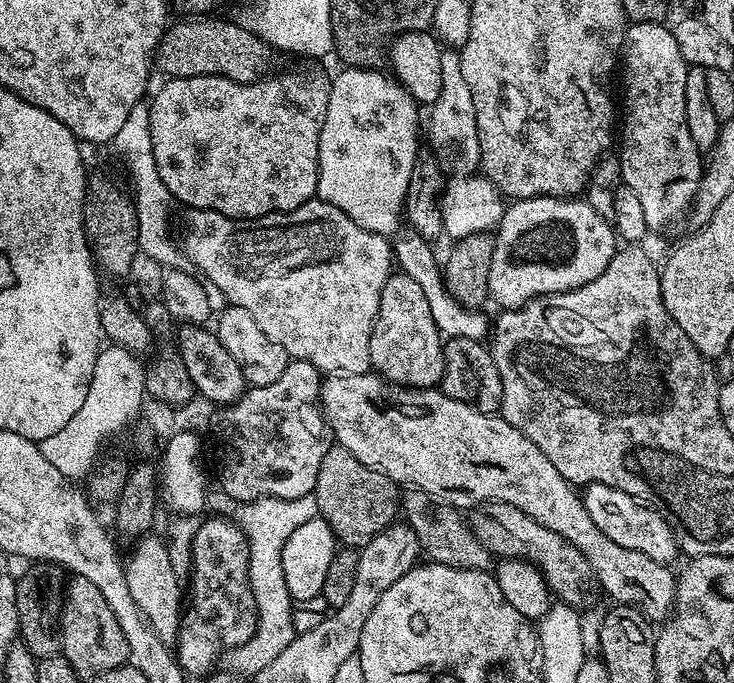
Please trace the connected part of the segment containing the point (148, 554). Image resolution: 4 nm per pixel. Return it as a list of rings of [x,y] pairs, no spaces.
[[[156,534],[139,537],[135,541],[132,553],[126,556],[124,573],[126,586],[130,586],[130,595],[142,610],[146,622],[166,642],[175,641],[180,629],[182,615],[182,600],[180,604],[181,577],[170,562],[168,545]]]

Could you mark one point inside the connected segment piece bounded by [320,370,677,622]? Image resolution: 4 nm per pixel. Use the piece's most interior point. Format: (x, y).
(421, 438)

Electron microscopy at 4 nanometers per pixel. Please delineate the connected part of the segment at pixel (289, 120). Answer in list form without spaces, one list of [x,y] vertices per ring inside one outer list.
[[[284,72],[281,76],[269,75],[253,84],[239,84],[221,76],[195,76],[194,78],[165,79],[164,85],[156,92],[156,97],[148,104],[150,118],[150,142],[154,150],[154,162],[166,190],[170,190],[173,201],[184,203],[188,208],[209,208],[218,214],[226,214],[235,220],[257,220],[259,216],[269,216],[271,212],[289,212],[302,206],[316,196],[318,186],[318,138],[322,134],[322,122],[326,118],[326,106],[330,102],[332,85],[329,77],[320,72]]]

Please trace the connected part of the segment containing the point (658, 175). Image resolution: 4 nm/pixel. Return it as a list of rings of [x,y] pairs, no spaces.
[[[640,22],[638,24],[629,23],[624,34],[624,46],[622,49],[622,72],[624,68],[624,133],[618,136],[618,155],[620,158],[620,178],[622,184],[629,187],[638,198],[639,205],[645,215],[645,224],[653,233],[660,232],[663,228],[668,228],[676,219],[683,217],[691,209],[692,200],[696,196],[696,191],[700,185],[702,175],[702,160],[700,164],[701,149],[697,148],[694,138],[690,138],[690,130],[686,126],[686,74],[690,65],[683,60],[682,52],[678,42],[675,41],[673,29],[667,23],[661,22]]]

